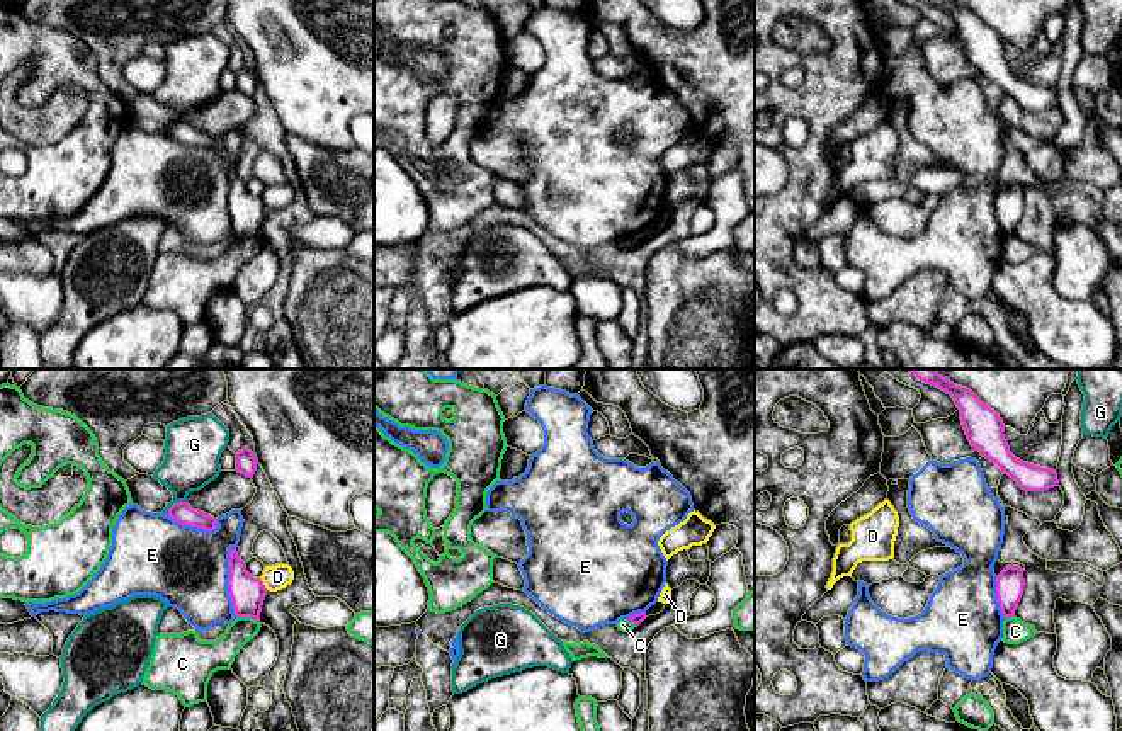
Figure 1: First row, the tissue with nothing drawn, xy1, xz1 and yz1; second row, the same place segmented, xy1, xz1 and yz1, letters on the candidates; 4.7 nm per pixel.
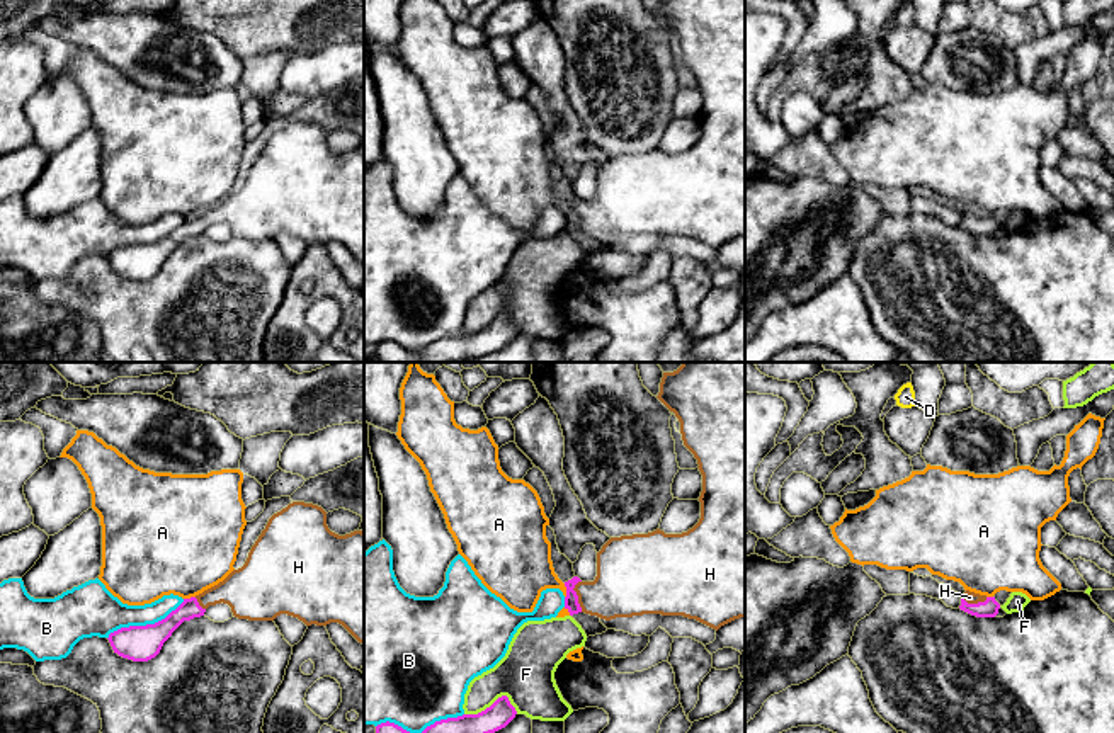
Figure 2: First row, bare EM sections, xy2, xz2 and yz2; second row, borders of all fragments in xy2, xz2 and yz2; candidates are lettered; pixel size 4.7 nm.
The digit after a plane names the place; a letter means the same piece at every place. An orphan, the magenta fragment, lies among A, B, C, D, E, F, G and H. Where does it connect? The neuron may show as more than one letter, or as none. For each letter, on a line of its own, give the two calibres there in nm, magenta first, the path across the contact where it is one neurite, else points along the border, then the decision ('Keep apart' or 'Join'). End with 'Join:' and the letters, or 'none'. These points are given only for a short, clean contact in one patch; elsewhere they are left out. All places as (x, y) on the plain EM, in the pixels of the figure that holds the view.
A: Thickness 70 nm (magenta) against 300 nm. Keep apart
B: Thickness 180 nm (magenta) against 220 nm. Keep apart
C: Thickness 160 nm (magenta) against 140 nm. Keep apart
D: Thickness 160 nm (magenta) against 120 nm. Boundary: xy1 (259, 198), (267, 208). Keep apart
E: Thickness 160 nm (magenta) against 380 nm. Keep apart
F: Thickness 120 nm (magenta) against 280 nm. Keep apart
G: Thickness 100 nm (magenta) against 260 nm. Keep apart
H: Thickness 70 nm (magenta) against 320 nm. Path across: xz2 (572, 223), (577, 215), (611, 215), (628, 201). Join
Join: H

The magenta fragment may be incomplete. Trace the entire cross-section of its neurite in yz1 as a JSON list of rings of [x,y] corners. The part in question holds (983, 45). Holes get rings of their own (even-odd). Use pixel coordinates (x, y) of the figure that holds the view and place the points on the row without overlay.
[[[923,0],[950,14],[960,29],[960,39],[972,66],[994,82],[1025,110],[1044,110],[1059,104],[1057,92],[1017,78],[1005,60],[1000,34],[984,24],[971,8],[950,0]]]

